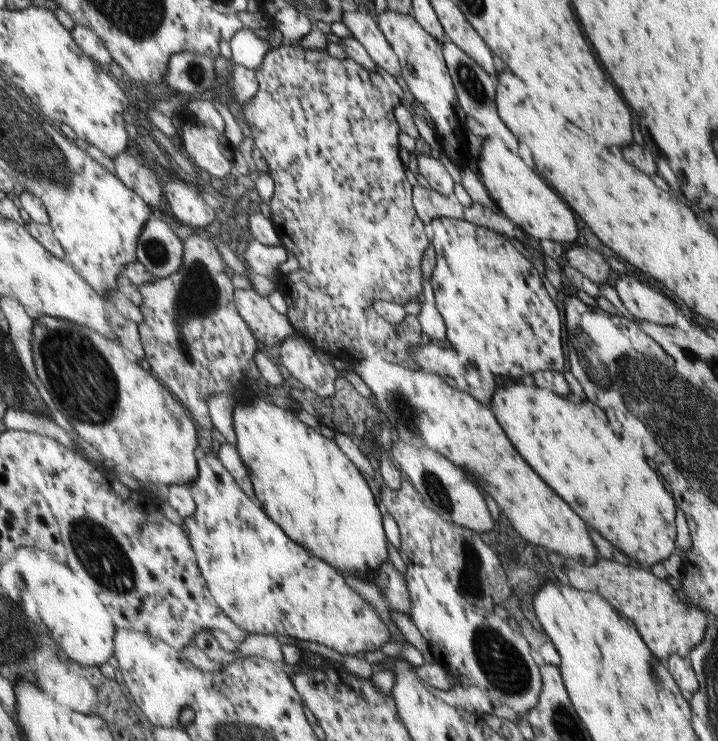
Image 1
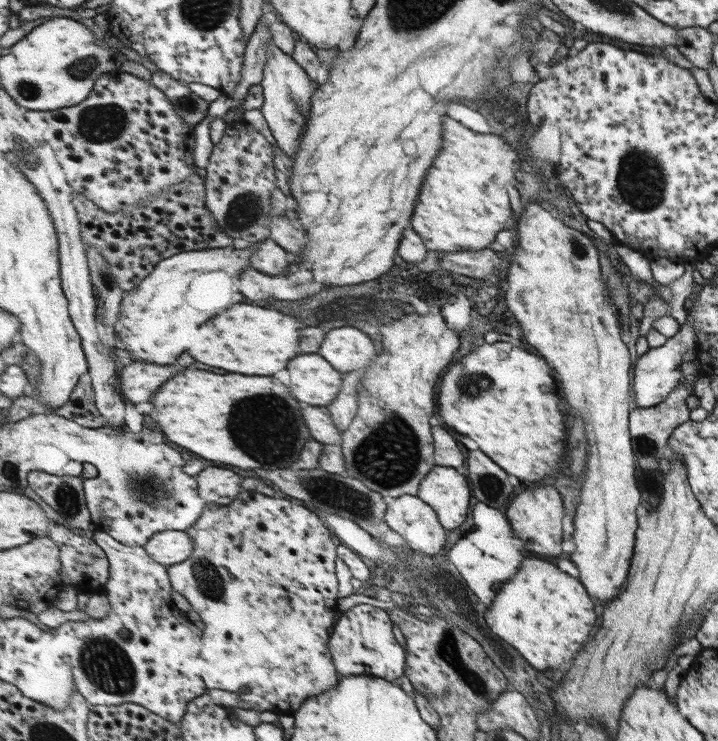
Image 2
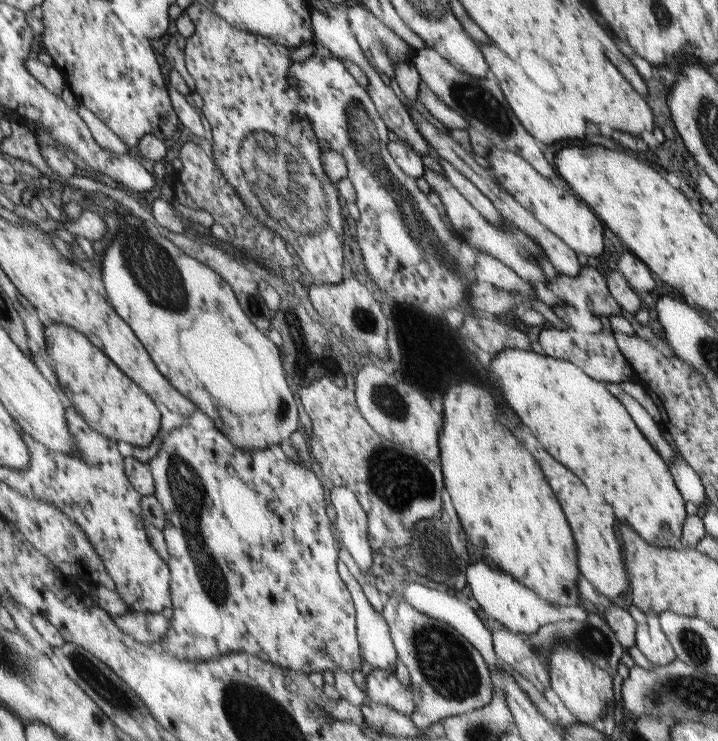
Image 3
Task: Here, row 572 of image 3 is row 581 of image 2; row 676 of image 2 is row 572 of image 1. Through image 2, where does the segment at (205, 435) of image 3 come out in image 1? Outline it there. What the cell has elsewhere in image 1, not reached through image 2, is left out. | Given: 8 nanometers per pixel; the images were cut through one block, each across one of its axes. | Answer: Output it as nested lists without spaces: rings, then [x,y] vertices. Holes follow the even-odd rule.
[[[204,455],[200,468],[200,480],[191,485],[198,512],[185,522],[211,591],[232,620],[241,623],[252,635],[290,635],[353,657],[360,652],[376,652],[390,641],[390,629],[378,611],[359,592],[352,590],[338,570],[288,536],[286,530],[268,516],[263,505],[248,496],[218,455]]]

